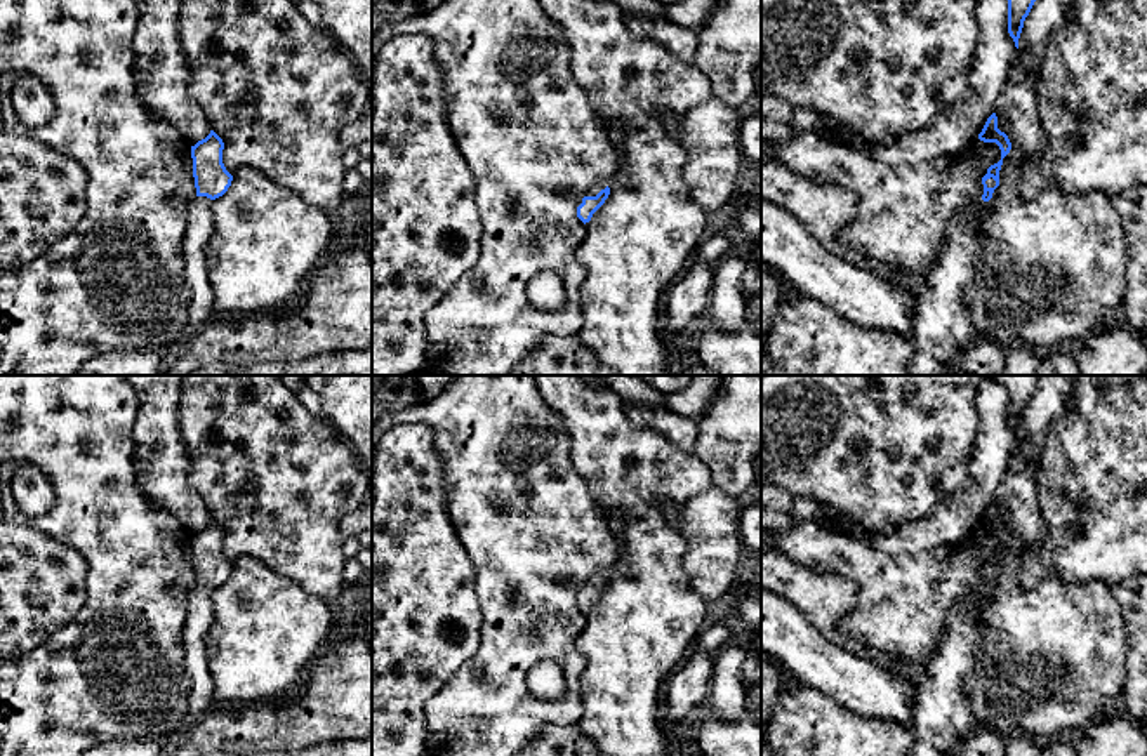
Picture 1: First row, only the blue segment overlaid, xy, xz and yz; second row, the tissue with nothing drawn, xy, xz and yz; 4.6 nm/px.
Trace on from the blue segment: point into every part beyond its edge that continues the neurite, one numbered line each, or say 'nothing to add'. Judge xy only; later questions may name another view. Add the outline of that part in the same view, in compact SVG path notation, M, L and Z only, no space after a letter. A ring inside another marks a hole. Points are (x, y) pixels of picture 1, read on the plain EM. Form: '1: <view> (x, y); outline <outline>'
1: xy (200, 614); outline M196 586L188 596L188 617L184 622L184 664L191 678L189 711L170 737L172 747L184 733L188 733L214 706L214 683L209 673L209 659L205 653L205 638L214 620L212 589Z

